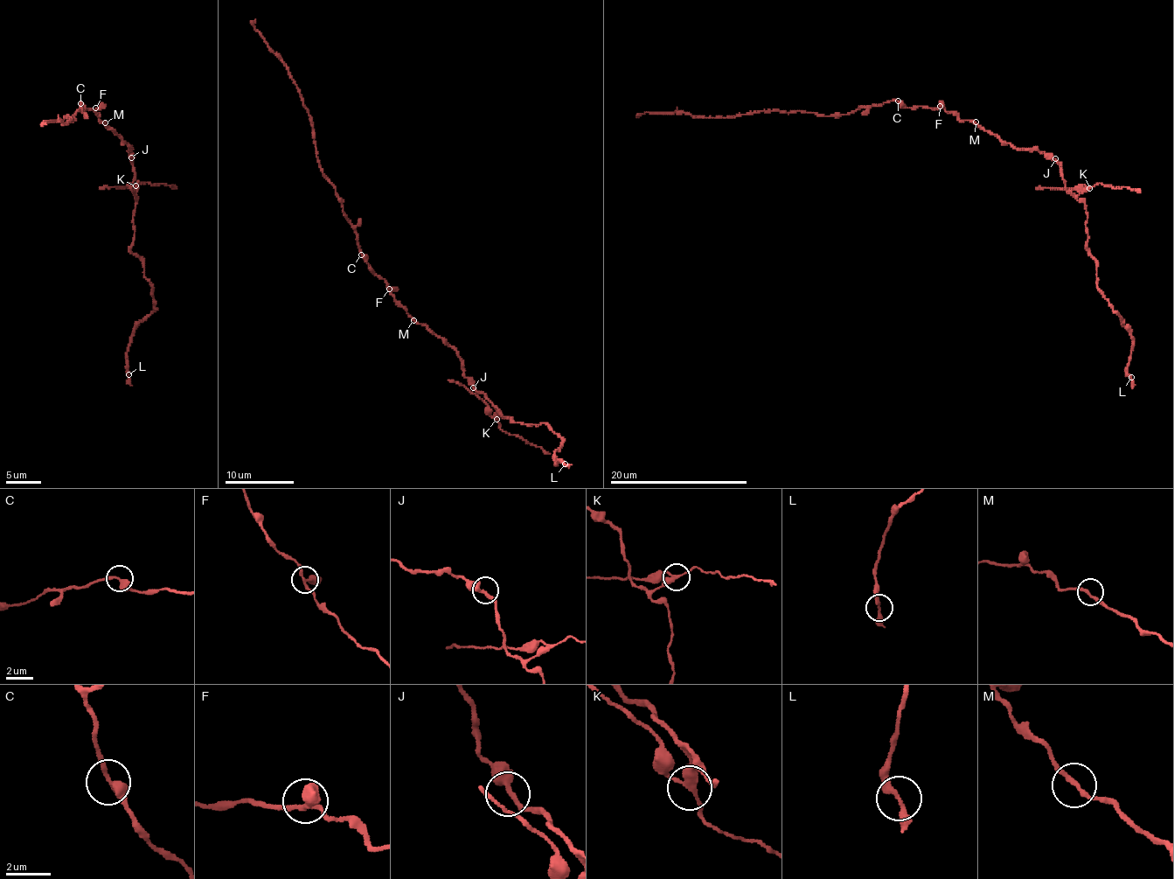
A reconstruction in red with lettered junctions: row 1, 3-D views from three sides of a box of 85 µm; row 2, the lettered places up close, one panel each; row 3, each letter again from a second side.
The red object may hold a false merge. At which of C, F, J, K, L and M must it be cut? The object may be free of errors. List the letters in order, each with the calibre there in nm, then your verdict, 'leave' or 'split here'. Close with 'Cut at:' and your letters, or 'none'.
C: 320 nm thick; leave
F: 280 nm thick; leave
J: 280 nm thick; leave
K: 280 nm thick; split here
L: 260 nm thick; leave
M: 220 nm thick; leave
Cut at: K

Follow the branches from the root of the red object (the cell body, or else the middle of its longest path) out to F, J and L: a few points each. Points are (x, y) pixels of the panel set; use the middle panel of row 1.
F: (414, 320), (394, 299), (389, 289)
J: (414, 320), (423, 324), (456, 352), (464, 376), (473, 387)
L: (414, 320), (456, 352), (464, 376), (503, 418), (544, 423), (559, 436), (562, 442), (554, 463), (565, 464)

